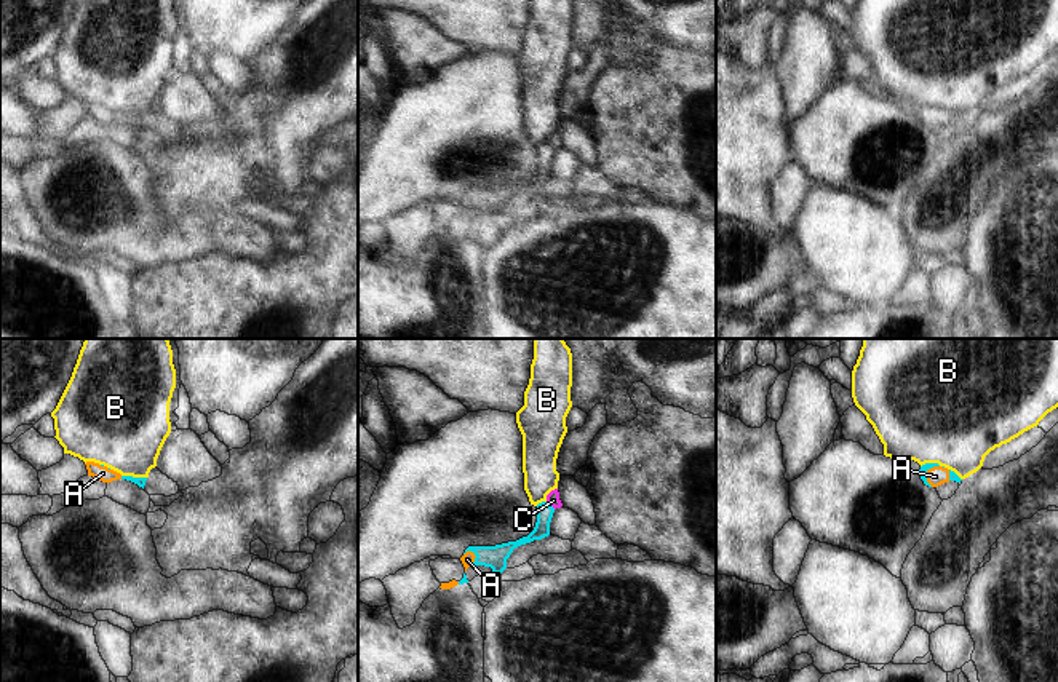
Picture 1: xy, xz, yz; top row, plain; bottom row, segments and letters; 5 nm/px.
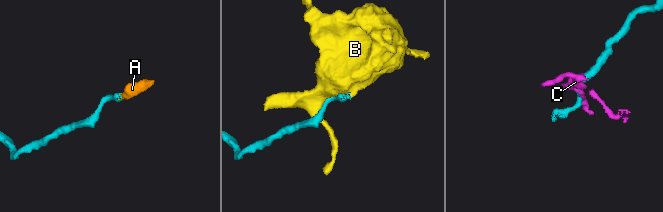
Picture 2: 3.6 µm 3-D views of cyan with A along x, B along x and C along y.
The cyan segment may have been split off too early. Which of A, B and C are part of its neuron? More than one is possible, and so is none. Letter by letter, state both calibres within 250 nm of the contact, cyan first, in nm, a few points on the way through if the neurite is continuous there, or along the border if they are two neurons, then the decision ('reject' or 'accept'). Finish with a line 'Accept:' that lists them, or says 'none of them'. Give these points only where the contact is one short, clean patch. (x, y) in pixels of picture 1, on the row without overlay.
A: 40/100 nm | across yz (926, 109), (926, 114), (935, 118) | accept
B: 50/400 nm | reject
C: 80/70 nm | along xz (545, 144), (555, 150) | reject
Accept: A

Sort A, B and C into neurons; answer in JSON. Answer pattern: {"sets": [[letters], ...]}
{"sets": [["A"], ["B"], ["C"]]}

